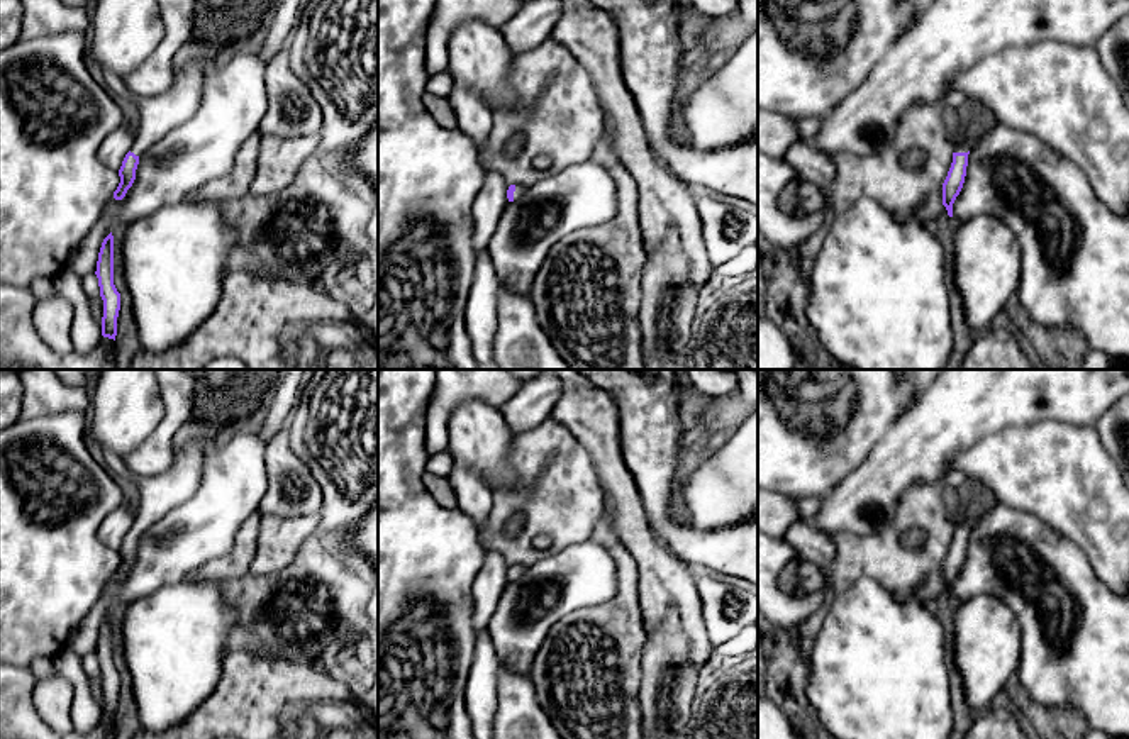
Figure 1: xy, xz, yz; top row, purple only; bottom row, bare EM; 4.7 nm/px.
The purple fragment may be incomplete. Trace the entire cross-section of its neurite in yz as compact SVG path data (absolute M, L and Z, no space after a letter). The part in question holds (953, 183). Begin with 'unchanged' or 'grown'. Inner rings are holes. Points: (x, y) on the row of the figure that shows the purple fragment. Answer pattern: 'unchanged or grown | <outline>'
grown | M970 136L961 144L953 147L953 163L943 183L943 205L946 207L949 217L953 217L953 203L965 183L970 149Z

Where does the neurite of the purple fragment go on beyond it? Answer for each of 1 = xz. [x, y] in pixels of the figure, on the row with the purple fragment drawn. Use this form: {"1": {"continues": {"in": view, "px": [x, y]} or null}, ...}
{"1": {"continues": {"in": "xz", "px": [519, 190]}}}

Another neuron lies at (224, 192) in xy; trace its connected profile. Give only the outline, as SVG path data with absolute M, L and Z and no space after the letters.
M254 132L239 149L232 169L186 198L215 203L222 212L232 212L234 203L247 195L258 166L261 134Z

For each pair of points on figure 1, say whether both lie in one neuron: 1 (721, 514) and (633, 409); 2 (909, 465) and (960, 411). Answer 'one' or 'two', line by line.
1: two
2: one

